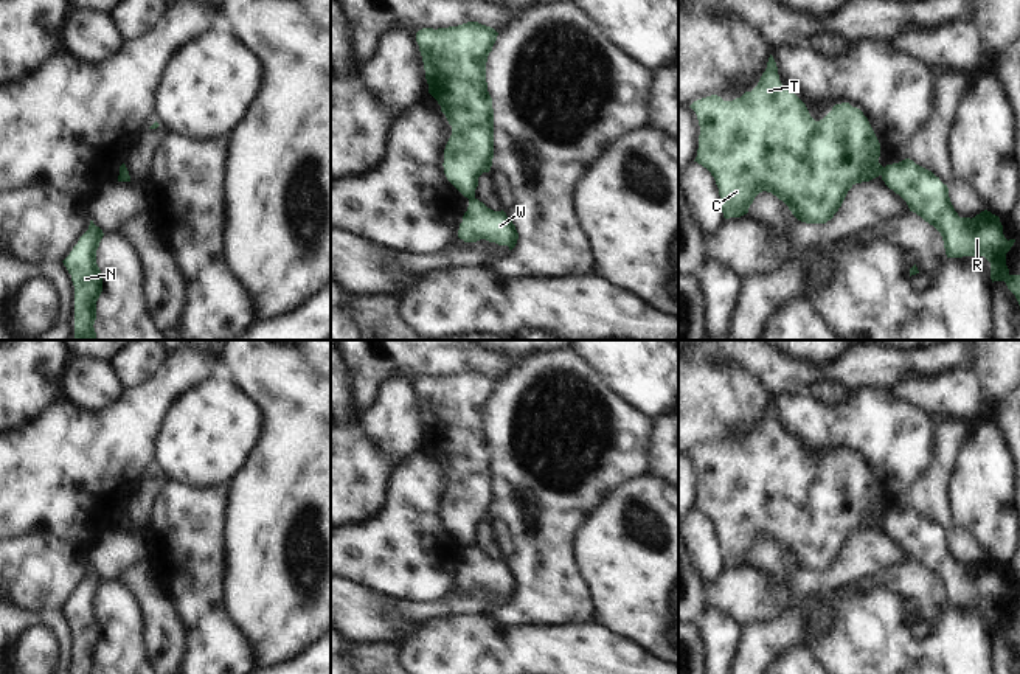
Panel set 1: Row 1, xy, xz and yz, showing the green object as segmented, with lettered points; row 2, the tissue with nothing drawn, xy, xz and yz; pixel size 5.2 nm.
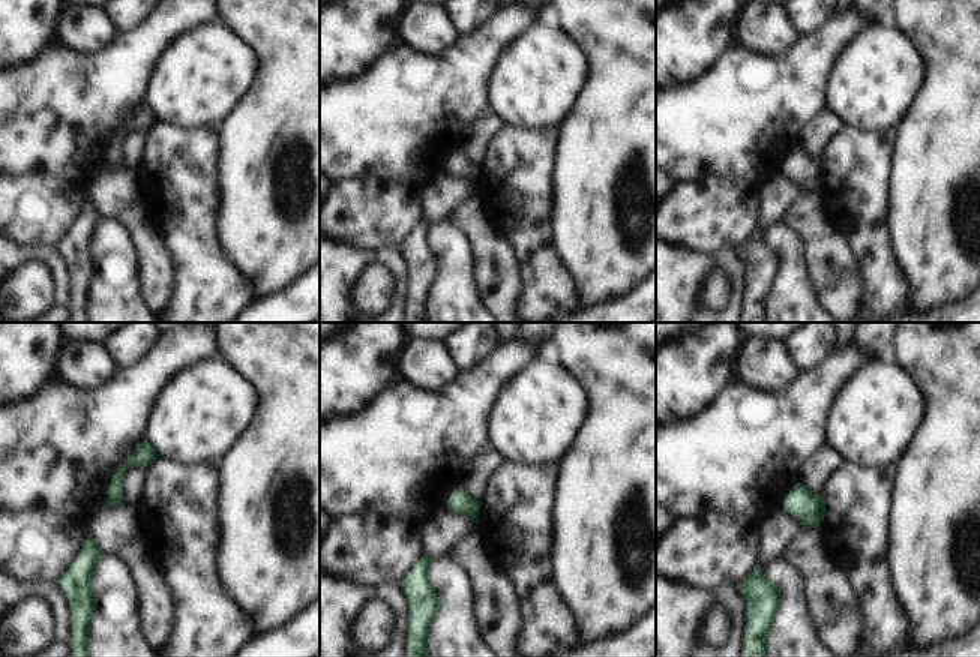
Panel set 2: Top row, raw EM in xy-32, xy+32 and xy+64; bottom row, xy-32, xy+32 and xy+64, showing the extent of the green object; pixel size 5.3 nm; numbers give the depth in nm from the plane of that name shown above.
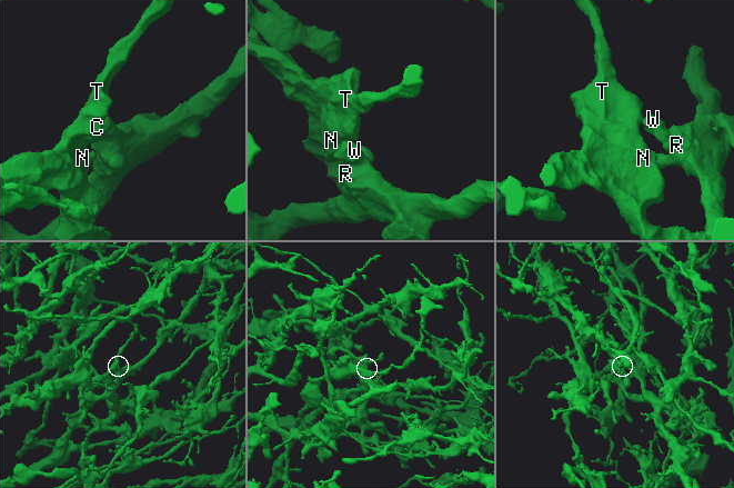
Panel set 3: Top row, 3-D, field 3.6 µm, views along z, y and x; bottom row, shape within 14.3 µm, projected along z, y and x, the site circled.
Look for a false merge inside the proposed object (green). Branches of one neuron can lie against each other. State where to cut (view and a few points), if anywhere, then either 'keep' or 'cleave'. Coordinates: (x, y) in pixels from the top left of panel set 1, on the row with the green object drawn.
cut yz (885, 168), (881, 174); cleave

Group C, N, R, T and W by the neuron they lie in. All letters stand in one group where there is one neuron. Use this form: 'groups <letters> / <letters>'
groups C N T / R W

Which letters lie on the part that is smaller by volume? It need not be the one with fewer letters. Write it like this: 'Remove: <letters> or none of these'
Remove: C, N, T

